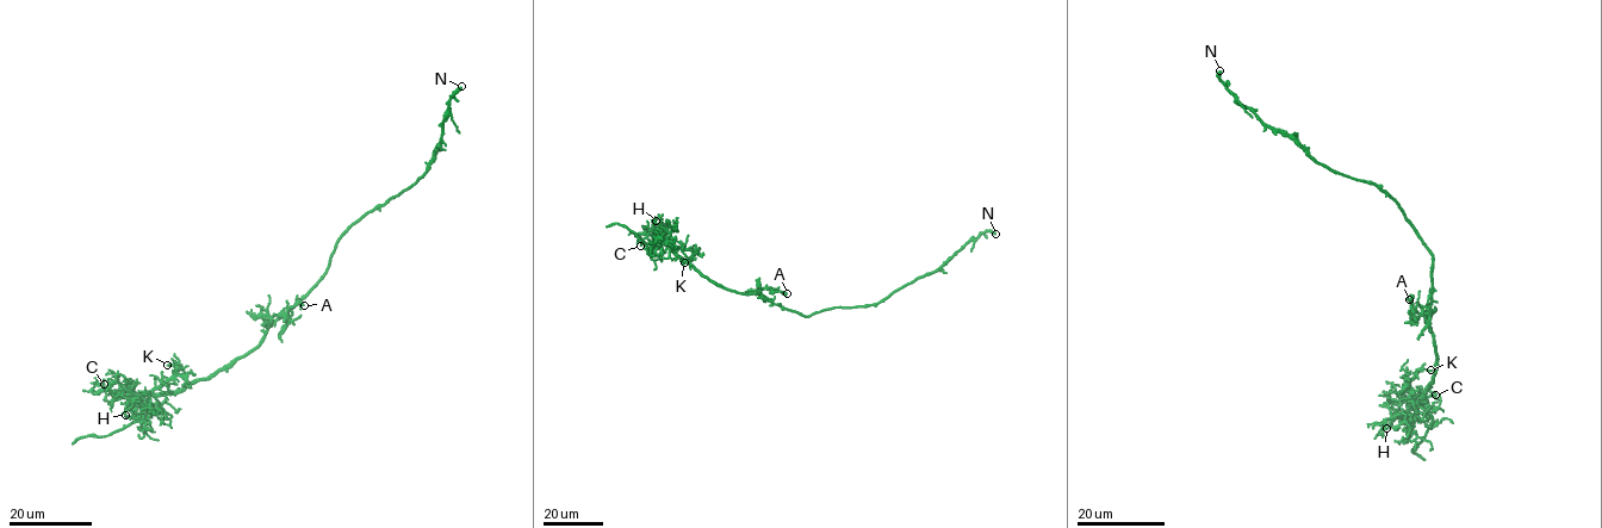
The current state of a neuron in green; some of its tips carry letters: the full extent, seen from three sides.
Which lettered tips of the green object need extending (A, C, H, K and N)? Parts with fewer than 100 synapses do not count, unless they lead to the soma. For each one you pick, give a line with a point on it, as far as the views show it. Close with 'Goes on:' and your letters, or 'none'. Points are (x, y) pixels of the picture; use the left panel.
Goes on: none

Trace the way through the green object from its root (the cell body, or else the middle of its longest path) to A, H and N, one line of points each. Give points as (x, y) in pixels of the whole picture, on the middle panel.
A: (799, 314), (775, 304), (759, 292), (771, 289), (787, 293)
H: (799, 314), (761, 294), (737, 293), (712, 281), (659, 241), (656, 231), (663, 228), (656, 221)
N: (799, 314), (807, 316), (833, 308), (882, 302), (930, 274), (972, 240), (988, 231), (995, 234)

